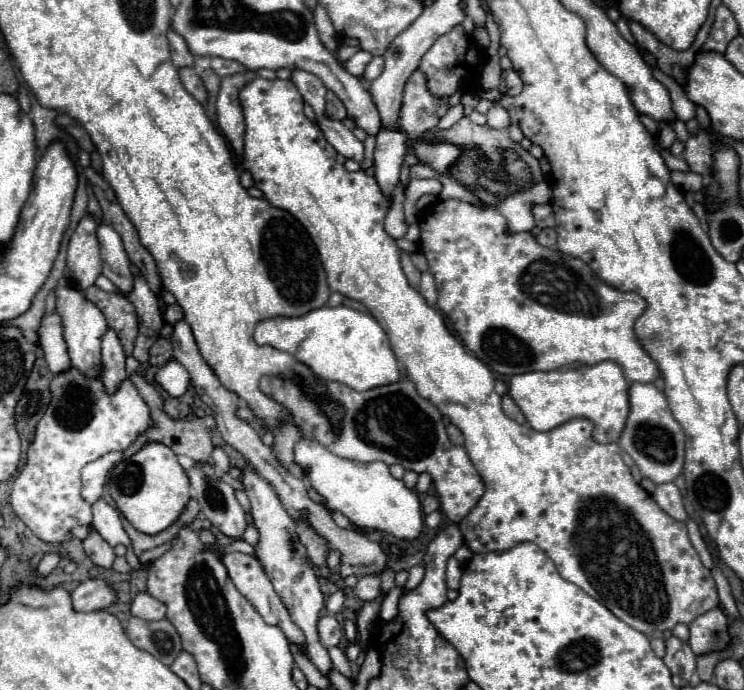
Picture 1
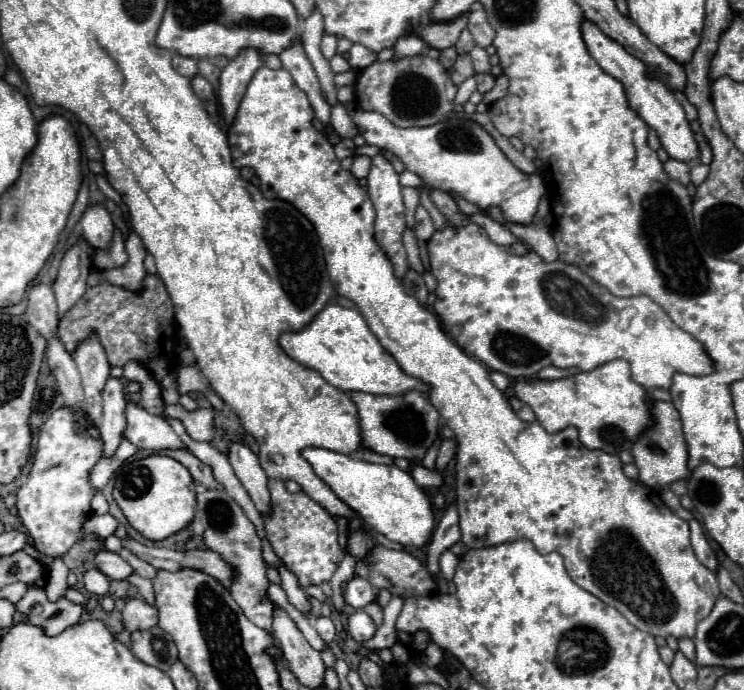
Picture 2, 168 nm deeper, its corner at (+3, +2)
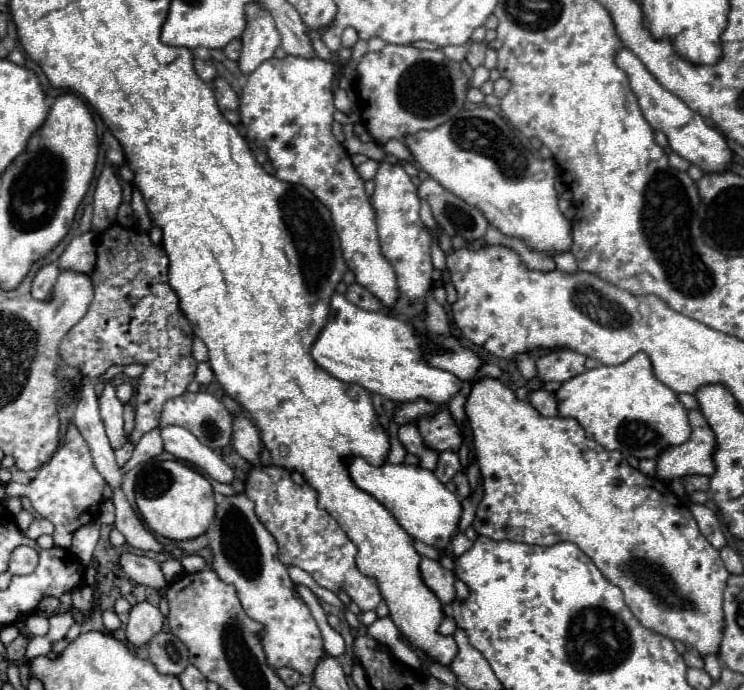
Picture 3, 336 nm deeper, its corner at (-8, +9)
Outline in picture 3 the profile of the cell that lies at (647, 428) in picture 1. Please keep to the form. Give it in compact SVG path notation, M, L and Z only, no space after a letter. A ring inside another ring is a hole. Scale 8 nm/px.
M699 409L689 411L691 437L683 445L671 445L657 457L657 477L671 481L685 475L713 475L711 461L715 437Z

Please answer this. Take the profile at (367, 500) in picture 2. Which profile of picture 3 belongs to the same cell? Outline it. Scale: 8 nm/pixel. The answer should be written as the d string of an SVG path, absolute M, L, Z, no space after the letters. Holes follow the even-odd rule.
M349 457L347 469L351 481L361 491L375 497L413 539L419 539L435 549L445 549L449 545L451 535L457 531L461 501L435 477L433 471L423 469L421 465L407 463L371 465L363 457Z

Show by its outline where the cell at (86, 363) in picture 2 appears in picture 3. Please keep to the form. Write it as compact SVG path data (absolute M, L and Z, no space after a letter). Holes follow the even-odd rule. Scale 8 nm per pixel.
M111 379L105 381L103 391L99 395L99 409L101 409L101 419L105 423L111 447L119 449L125 443L125 437L123 437L123 403L117 399L115 385Z

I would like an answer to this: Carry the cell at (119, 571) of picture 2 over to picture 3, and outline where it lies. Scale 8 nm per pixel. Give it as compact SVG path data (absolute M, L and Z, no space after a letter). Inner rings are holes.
M123 553L119 559L121 569L125 571L125 575L141 585L147 585L151 589L163 589L167 587L167 581L163 579L163 573L159 569L159 563L145 557L145 555L137 555L137 553Z

